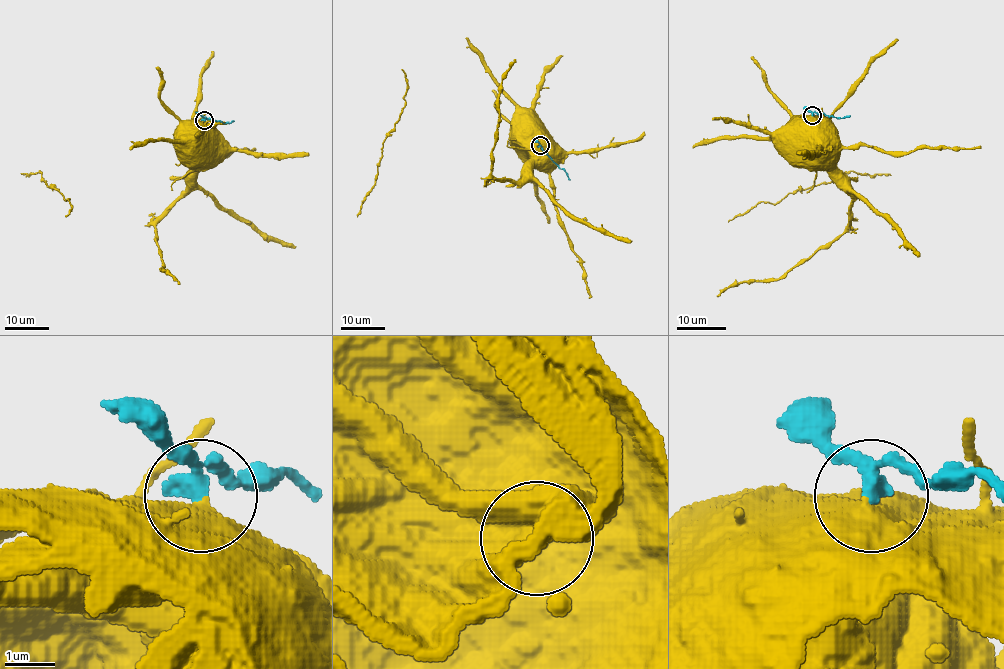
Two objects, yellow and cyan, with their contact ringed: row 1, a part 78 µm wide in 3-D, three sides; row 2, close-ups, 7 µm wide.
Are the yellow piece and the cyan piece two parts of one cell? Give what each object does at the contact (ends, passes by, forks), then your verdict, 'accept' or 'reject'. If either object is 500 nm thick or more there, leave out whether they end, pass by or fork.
reject

